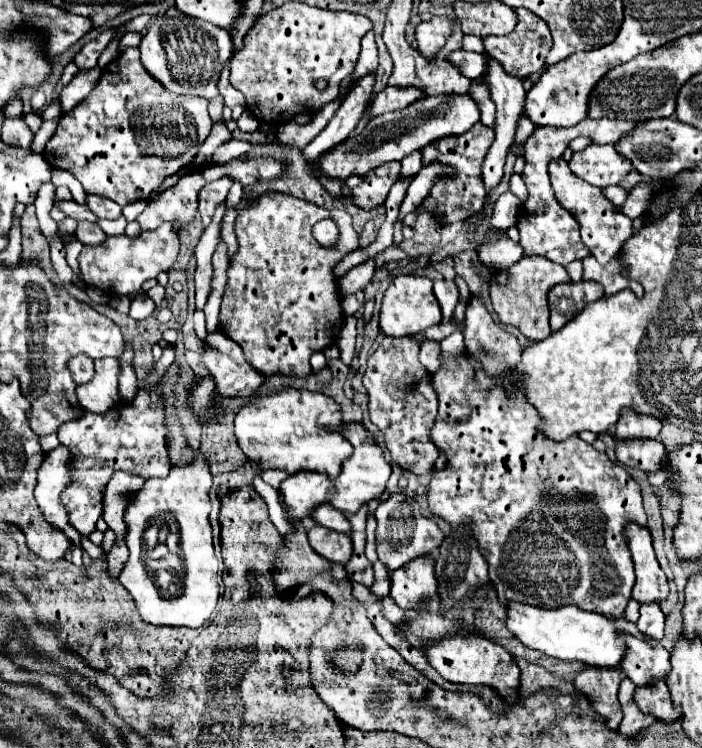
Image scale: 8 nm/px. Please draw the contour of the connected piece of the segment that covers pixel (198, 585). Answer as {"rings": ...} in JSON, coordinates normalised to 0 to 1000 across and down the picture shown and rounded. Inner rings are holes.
{"rings":[[[281,600],[269,622],[244,624],[235,640],[209,640],[175,686],[175,697],[181,705],[178,723],[181,723],[187,742],[175,766],[170,769],[170,777],[187,793],[195,809],[195,817],[201,822],[201,830],[207,833],[283,841],[295,833],[303,814],[309,811],[312,790],[315,790],[315,771],[312,771],[312,750],[303,737],[301,702],[295,694],[301,683],[301,670],[298,670],[301,640],[303,638],[298,630],[295,611],[289,608],[286,600]],[[218,683],[241,683],[255,702],[258,737],[264,747],[264,769],[261,769],[261,787],[252,798],[232,798],[226,793],[221,771],[207,763],[204,750],[195,745],[195,739],[201,739],[201,697],[209,697],[209,691],[218,691]]]}

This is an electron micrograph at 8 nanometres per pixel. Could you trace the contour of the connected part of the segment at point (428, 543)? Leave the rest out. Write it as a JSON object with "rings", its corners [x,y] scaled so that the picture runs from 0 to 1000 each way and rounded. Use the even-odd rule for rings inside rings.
{"rings":[[[560,664],[540,672],[540,678],[534,683],[534,694],[537,694],[537,707],[534,707],[537,742],[540,742],[540,750],[554,763],[566,763],[571,755],[580,755],[583,750],[588,750],[594,745],[620,739],[628,731],[631,713],[623,707],[623,699],[617,694],[605,694],[597,686],[585,686],[585,691],[568,697],[568,675],[563,672]]]}

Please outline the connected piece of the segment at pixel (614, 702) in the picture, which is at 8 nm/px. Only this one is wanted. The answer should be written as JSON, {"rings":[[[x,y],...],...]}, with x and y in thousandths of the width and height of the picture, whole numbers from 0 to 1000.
{"rings":[[[839,892],[819,908],[819,924],[830,929],[842,948],[859,961],[868,977],[879,977],[887,961],[885,943],[879,934],[885,905],[879,894],[850,894]]]}

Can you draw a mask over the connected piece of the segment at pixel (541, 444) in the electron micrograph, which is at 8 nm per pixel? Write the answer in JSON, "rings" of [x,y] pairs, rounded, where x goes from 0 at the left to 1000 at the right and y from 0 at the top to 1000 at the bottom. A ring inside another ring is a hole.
{"rings":[[[668,475],[642,480],[617,501],[625,528],[625,555],[614,584],[637,608],[637,624],[614,638],[608,656],[611,680],[620,691],[634,694],[645,710],[657,702],[674,710],[671,715],[688,737],[685,742],[697,755],[697,774],[717,811],[725,811],[725,801],[771,814],[822,809],[825,814],[882,828],[905,782],[890,705],[896,699],[919,705],[922,699],[913,654],[887,624],[879,624],[862,606],[848,603],[823,583],[799,592],[771,584],[765,579],[765,549],[748,541],[742,523],[725,528],[717,520],[717,512],[728,501],[691,504],[685,485]],[[822,670],[845,670],[848,675],[819,675]]]}

